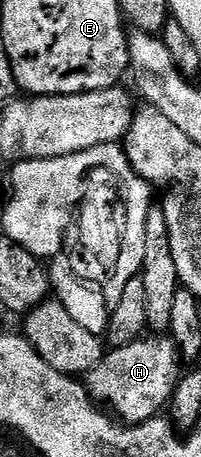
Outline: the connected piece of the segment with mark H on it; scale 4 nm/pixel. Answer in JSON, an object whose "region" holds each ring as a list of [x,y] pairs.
{"region":[[[151,334],[120,348],[111,348],[99,359],[97,366],[93,366],[93,370],[85,373],[85,387],[96,405],[110,410],[124,425],[143,424],[146,420],[156,419],[162,413],[159,411],[162,408],[164,411],[170,405],[173,390],[179,385],[181,375],[179,364],[181,365],[179,349],[176,348],[170,335]]]}

